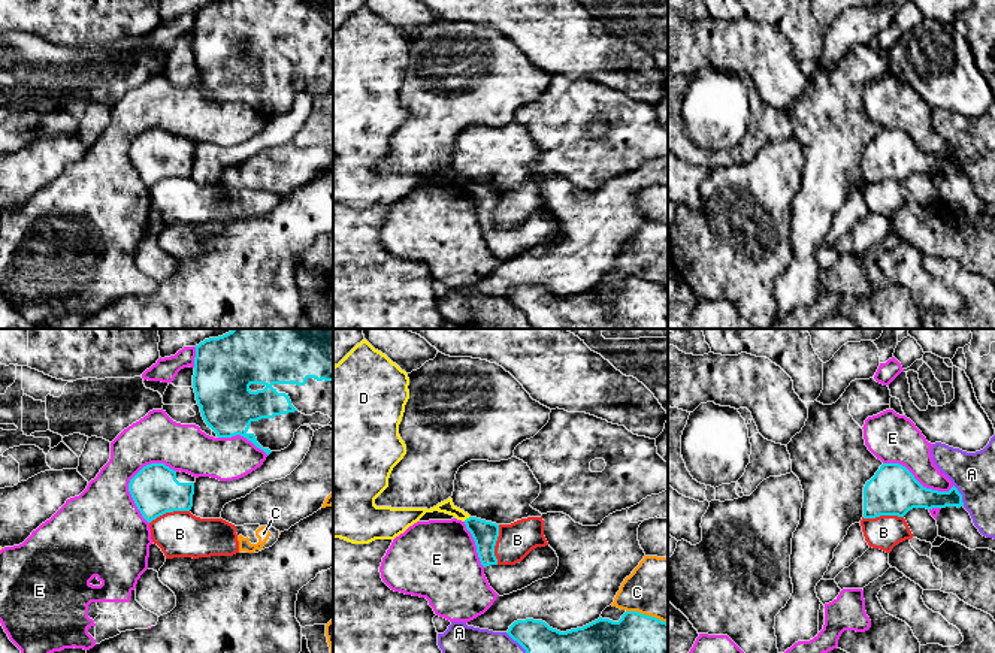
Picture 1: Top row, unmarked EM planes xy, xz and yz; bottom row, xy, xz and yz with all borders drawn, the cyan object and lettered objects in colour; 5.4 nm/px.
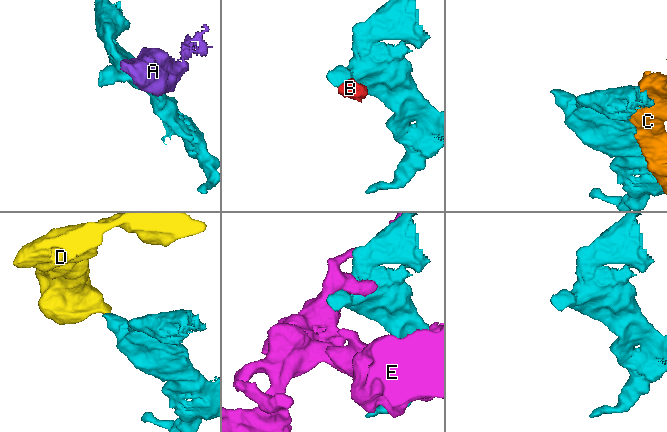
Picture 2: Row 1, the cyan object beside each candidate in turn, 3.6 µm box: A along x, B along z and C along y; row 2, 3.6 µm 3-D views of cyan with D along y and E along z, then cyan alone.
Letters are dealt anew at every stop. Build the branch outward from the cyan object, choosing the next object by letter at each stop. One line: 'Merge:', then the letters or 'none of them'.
Merge: none of them

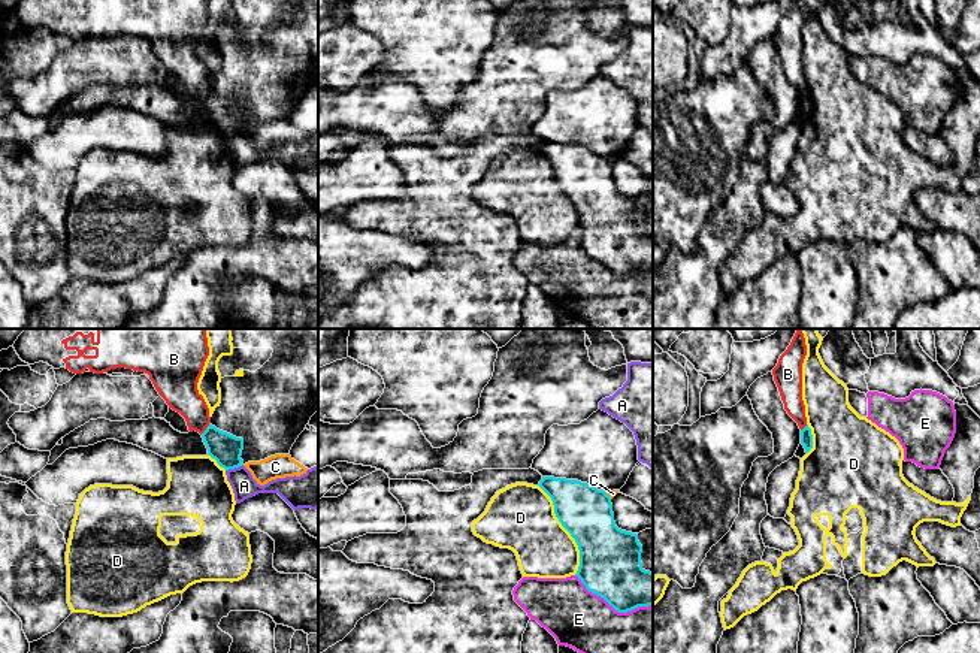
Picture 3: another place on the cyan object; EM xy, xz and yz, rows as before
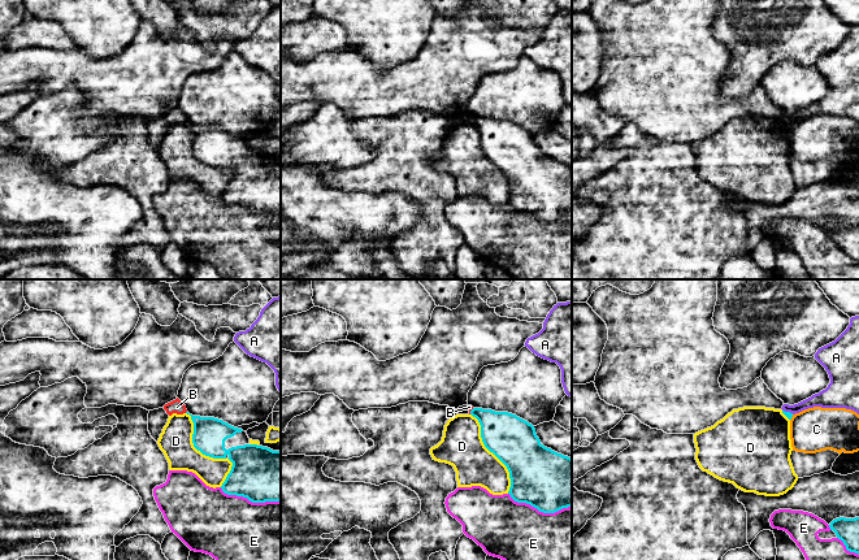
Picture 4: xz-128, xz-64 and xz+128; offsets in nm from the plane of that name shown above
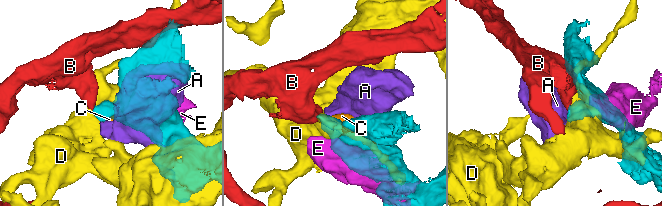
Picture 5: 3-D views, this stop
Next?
Merge: none of them

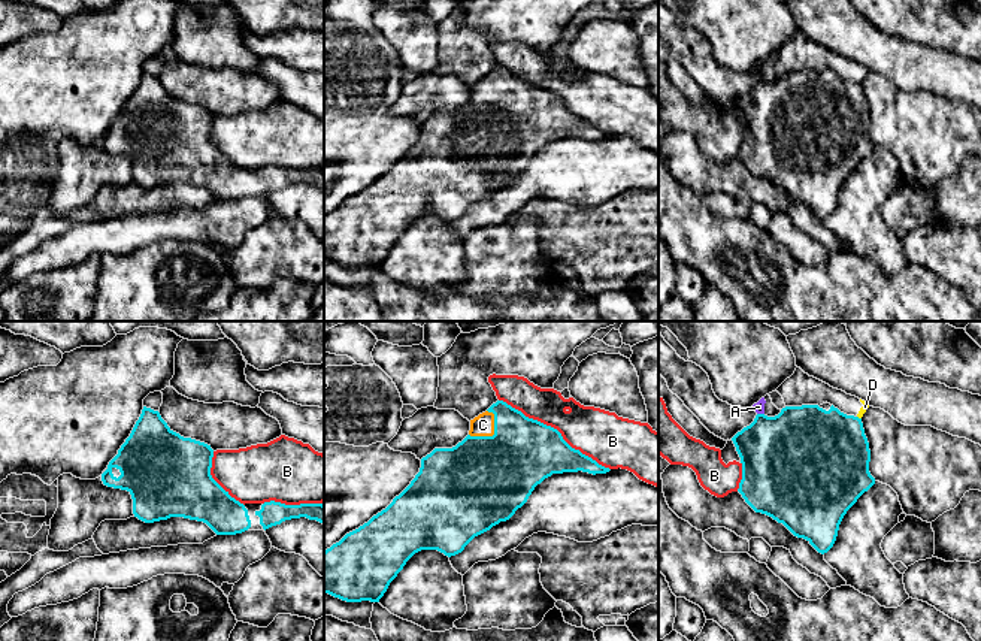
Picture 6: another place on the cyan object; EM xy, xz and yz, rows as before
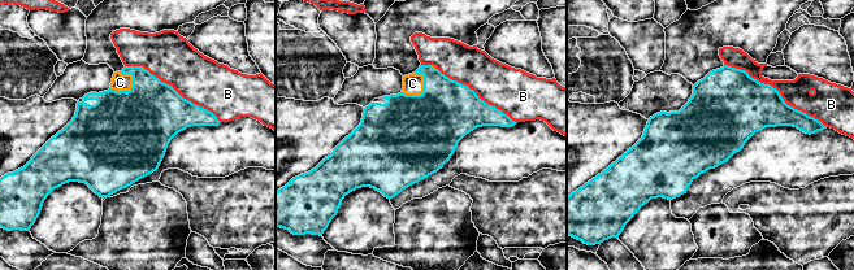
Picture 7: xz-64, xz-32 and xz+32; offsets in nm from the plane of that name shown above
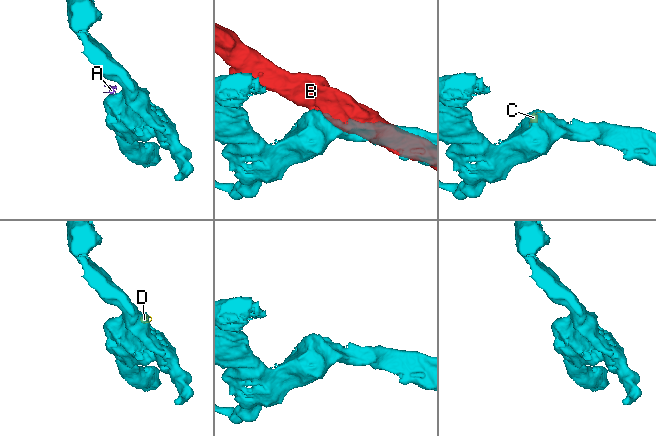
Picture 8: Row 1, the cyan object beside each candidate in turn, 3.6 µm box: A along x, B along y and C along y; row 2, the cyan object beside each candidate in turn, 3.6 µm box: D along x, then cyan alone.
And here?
Merge: C

